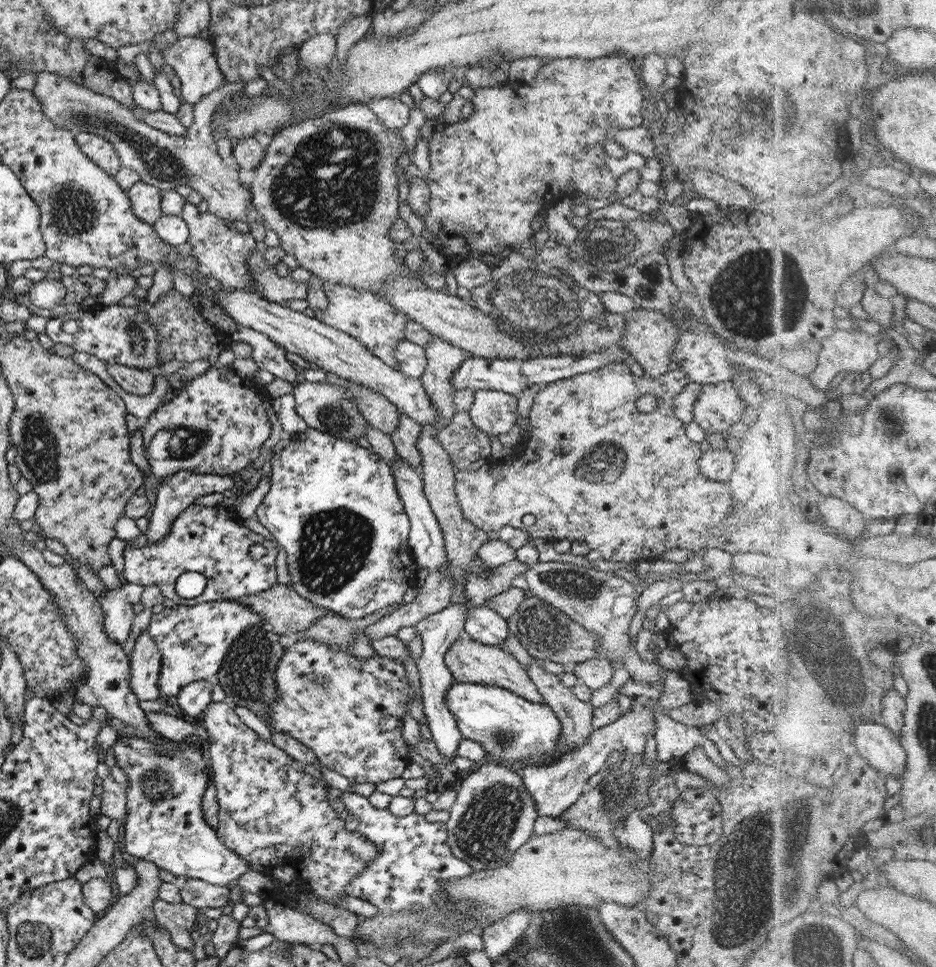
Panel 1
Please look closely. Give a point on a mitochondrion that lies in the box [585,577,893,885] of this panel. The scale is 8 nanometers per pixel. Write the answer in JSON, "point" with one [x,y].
{"point":[617,807]}

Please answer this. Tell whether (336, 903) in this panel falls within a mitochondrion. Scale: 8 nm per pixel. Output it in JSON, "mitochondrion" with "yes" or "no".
{"mitochondrion":"no"}

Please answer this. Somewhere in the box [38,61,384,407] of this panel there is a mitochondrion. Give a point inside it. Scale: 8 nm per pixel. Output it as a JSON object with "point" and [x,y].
{"point":[329,182]}

